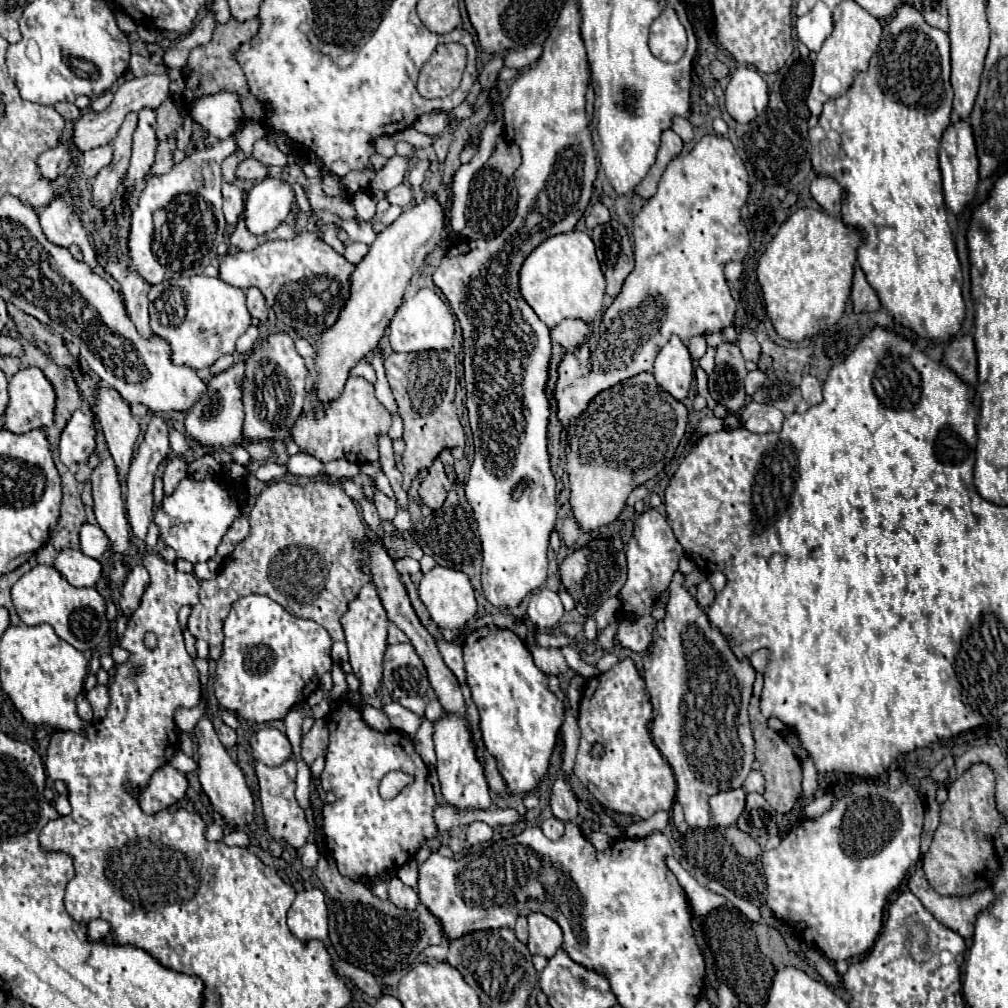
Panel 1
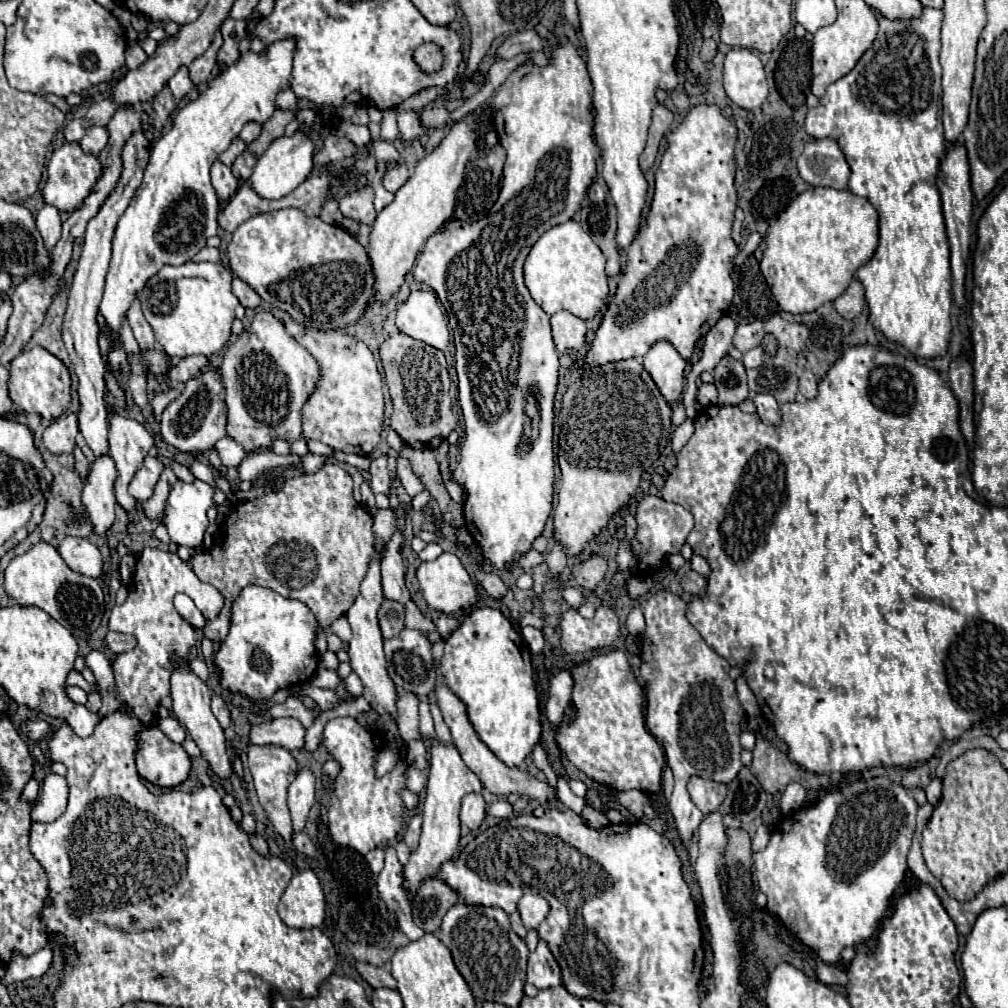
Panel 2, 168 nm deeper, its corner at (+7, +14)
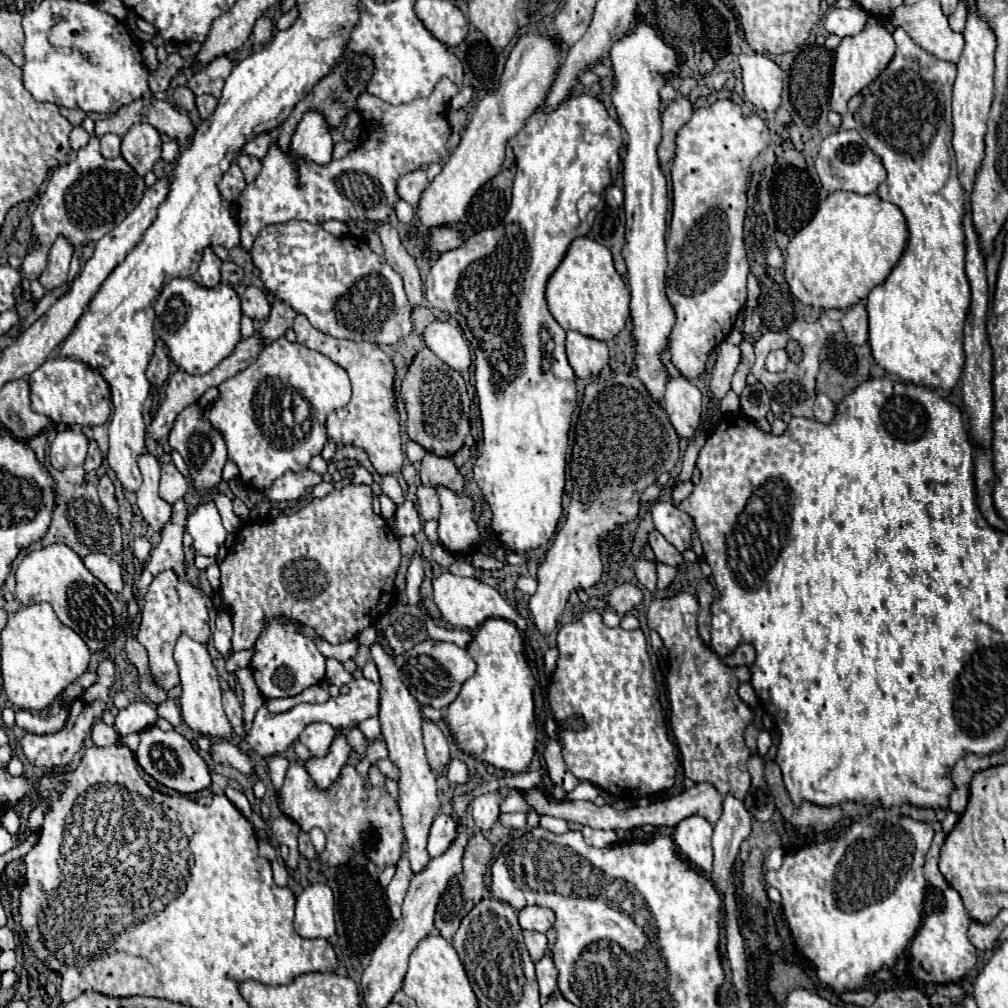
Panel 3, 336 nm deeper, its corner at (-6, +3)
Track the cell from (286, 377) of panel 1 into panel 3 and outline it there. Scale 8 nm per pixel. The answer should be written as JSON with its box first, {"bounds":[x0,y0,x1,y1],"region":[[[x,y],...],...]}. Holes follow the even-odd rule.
{"bounds":[205,338,351,488],"region":[[[279,338],[271,346],[265,346],[249,368],[219,386],[219,396],[205,416],[215,424],[215,428],[219,428],[219,432],[223,432],[229,448],[229,460],[239,466],[241,480],[245,478],[251,488],[265,488],[287,470],[305,470],[309,460],[321,454],[323,446],[327,444],[327,414],[335,410],[335,406],[345,406],[349,398],[351,384],[343,368],[307,346]]]}

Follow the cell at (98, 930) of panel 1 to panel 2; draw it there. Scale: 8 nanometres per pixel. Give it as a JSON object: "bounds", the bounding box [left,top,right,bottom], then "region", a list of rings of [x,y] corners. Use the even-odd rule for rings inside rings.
{"bounds":[2,935,66,985],"region":[[[54,935],[54,939],[50,941],[48,947],[40,949],[38,953],[32,953],[30,957],[22,957],[22,953],[14,953],[14,957],[8,963],[6,975],[2,977],[2,983],[4,985],[10,985],[10,983],[14,983],[18,979],[42,977],[48,971],[50,963],[52,963],[52,951],[54,951],[54,947],[64,945],[64,943],[66,943],[64,937]]]}

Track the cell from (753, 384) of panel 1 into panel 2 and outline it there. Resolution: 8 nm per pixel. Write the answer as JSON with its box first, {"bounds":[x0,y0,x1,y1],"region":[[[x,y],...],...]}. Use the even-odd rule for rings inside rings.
{"bounds":[742,347,766,369],"region":[[[754,347],[748,353],[744,353],[744,359],[742,361],[744,361],[744,367],[750,369],[750,367],[760,367],[764,363],[764,357],[766,357],[764,349],[762,347]]]}

